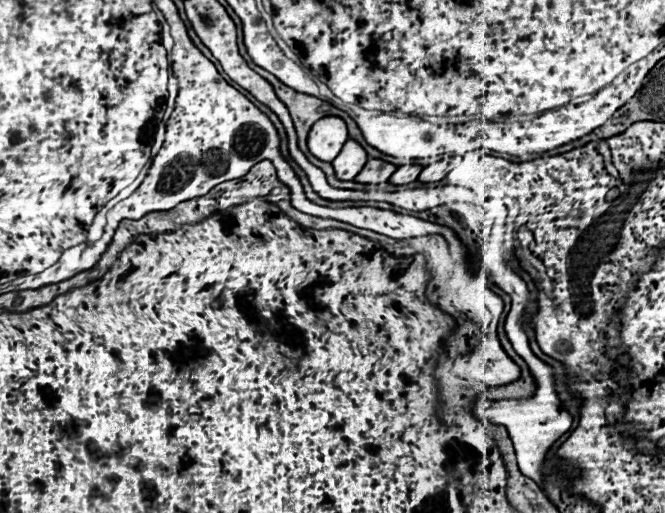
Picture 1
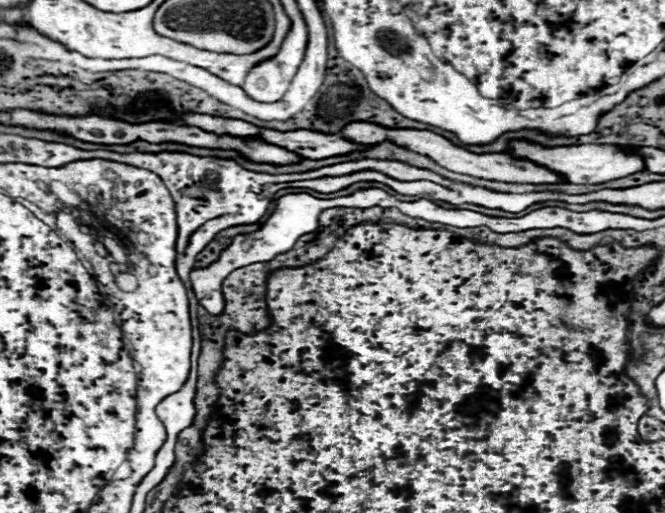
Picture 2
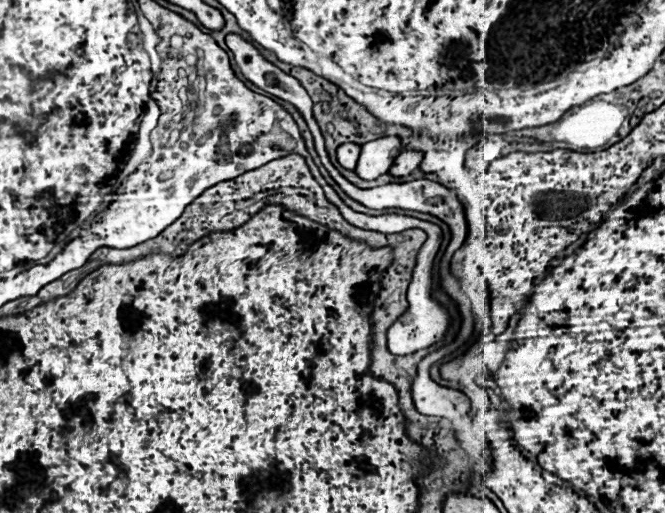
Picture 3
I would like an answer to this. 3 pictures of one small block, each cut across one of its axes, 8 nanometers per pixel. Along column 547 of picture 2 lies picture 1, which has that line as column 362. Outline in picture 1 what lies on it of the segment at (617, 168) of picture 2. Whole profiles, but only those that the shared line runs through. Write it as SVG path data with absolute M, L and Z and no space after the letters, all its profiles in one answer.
M348 140L342 146L342 152L334 158L332 166L340 180L354 180L354 176L364 168L366 162L368 162L366 150L356 140Z

